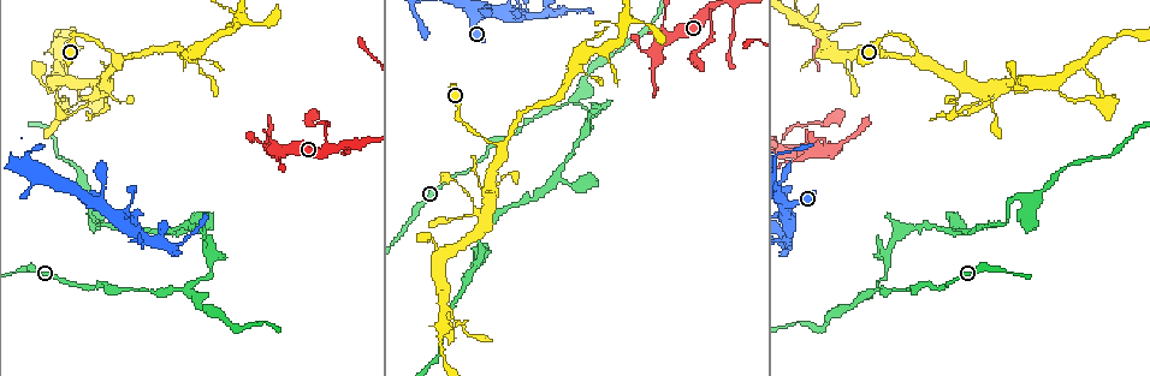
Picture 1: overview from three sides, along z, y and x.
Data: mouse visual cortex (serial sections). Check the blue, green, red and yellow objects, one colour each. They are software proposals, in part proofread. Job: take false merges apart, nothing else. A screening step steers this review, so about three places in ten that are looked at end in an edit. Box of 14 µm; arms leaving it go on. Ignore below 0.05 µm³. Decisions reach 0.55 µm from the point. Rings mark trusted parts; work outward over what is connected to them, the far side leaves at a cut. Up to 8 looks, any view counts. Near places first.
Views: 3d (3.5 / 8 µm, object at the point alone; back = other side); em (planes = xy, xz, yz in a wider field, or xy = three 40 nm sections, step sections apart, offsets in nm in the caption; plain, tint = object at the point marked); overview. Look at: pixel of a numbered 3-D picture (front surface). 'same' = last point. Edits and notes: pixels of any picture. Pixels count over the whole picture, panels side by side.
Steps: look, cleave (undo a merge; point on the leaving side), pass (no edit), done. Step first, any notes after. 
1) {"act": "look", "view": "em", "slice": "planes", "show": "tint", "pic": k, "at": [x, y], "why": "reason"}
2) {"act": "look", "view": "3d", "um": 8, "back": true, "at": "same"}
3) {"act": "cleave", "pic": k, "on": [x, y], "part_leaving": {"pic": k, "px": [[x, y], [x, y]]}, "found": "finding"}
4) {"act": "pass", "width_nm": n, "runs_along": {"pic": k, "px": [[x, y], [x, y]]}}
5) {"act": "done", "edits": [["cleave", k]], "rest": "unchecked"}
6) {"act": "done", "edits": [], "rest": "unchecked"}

{"act": "look", "view": "3d", "um": 3.5, "pic": 1, "at": [710, 15], "why": "abrupt turn"}

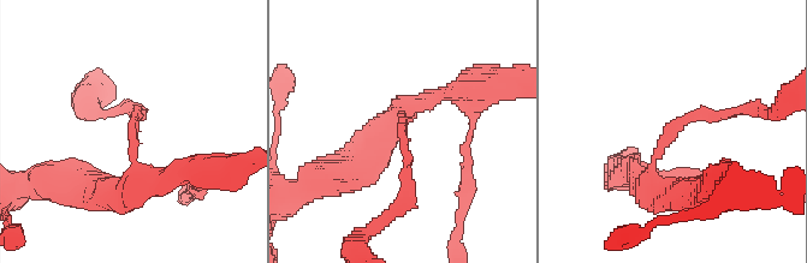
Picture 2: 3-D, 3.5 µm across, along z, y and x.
{"act": "look", "view": "em", "slice": "xy", "step": 5, "show": "tint", "pic": 2, "at": [669, 135], "arm_widths_nm": [150, 350]}

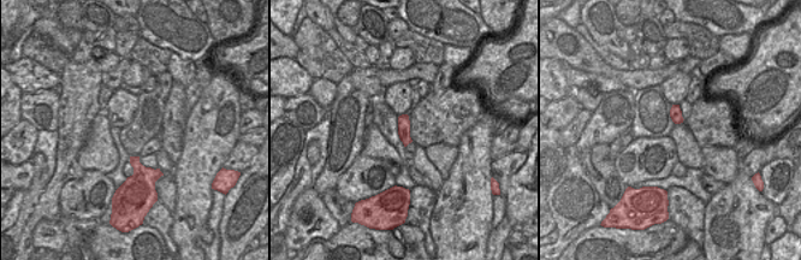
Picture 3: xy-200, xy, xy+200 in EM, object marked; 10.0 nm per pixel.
{"act": "pass", "runs_along": {"pic": 2, "px": [[668, 196], [648, 185], [676, 121], [735, 111]]}, "found": "all the same cell"}

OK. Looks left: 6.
{"act": "look", "view": "3d", "um": 3.5, "pic": 1, "at": [666, 38], "why": "small branch off a trunk"}

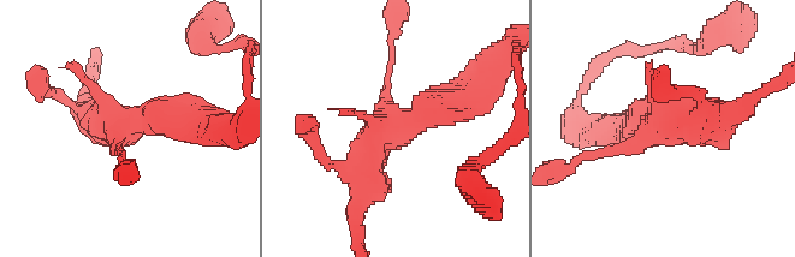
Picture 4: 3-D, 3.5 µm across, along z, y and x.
{"act": "look", "view": "em", "slice": "planes", "show": "plain", "pic": 4, "at": [123, 123]}

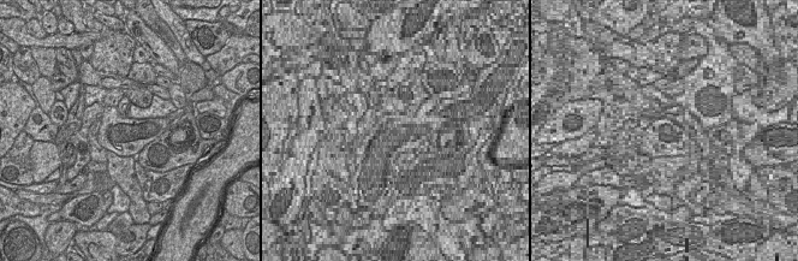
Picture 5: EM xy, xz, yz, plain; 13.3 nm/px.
{"act": "look", "view": "em", "slice": "planes", "show": "tint", "at": "same", "why": "with the object marked"}

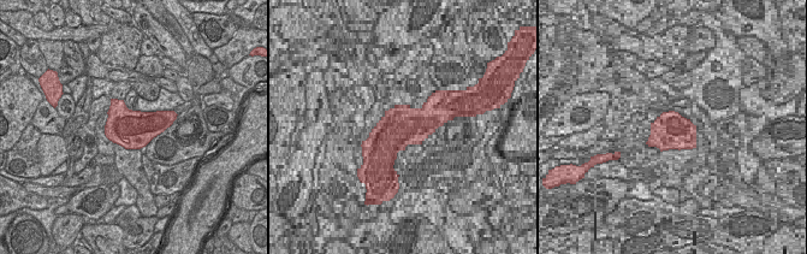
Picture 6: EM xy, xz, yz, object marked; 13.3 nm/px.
{"act": "pass", "runs_along": {"pic": 4, "px": [[468, 100], [375, 136], [361, 191]]}, "found": "one cell here"}

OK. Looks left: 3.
{"act": "look", "view": "3d", "um": 3.5, "pic": 1, "at": [180, 288]}

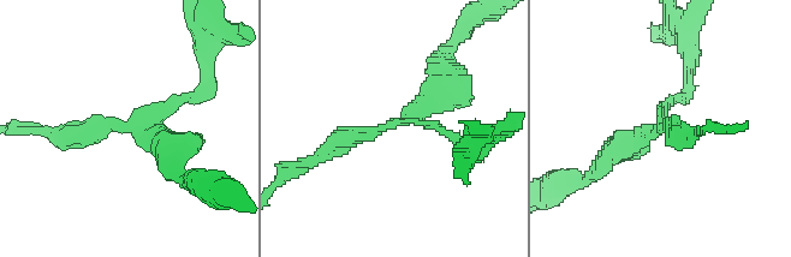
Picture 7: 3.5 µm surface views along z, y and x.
{"act": "look", "view": "em", "slice": "xy", "step": 5, "show": "tint", "pic": 7, "at": [129, 128], "why": "shape alone is not enough"}

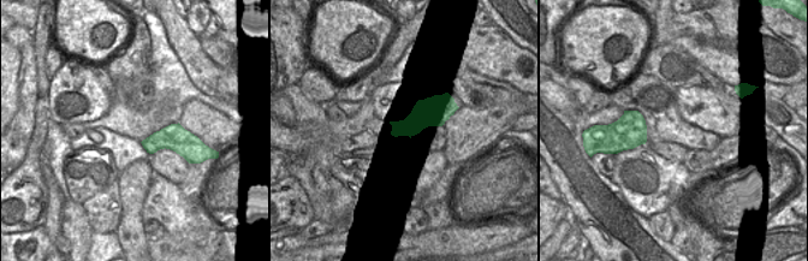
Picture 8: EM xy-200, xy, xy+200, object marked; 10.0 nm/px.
{"act": "look", "view": "em", "slice": "xy", "step": 1, "show": "tint", "at": "same", "why": "cut it another way"}

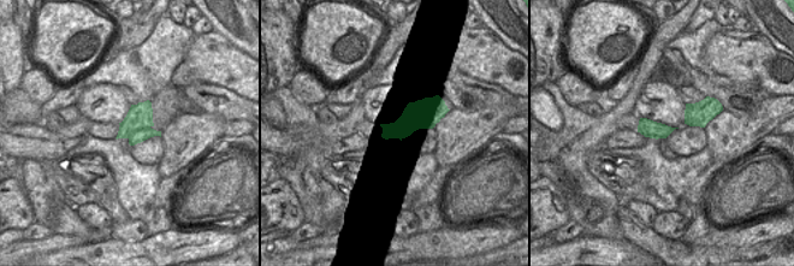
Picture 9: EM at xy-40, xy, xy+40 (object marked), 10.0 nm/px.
{"act": "cleave", "pic": 7, "on": [448, 133], "arm_widths_nm": [150, 250, 350], "part_leaving": {"pic": 7, "px": [[421, 121], [473, 147]]}, "found": "two cells meet here"}

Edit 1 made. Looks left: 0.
{"act": "done", "edits": [["cleave", 7]], "rest": "unchecked"}

